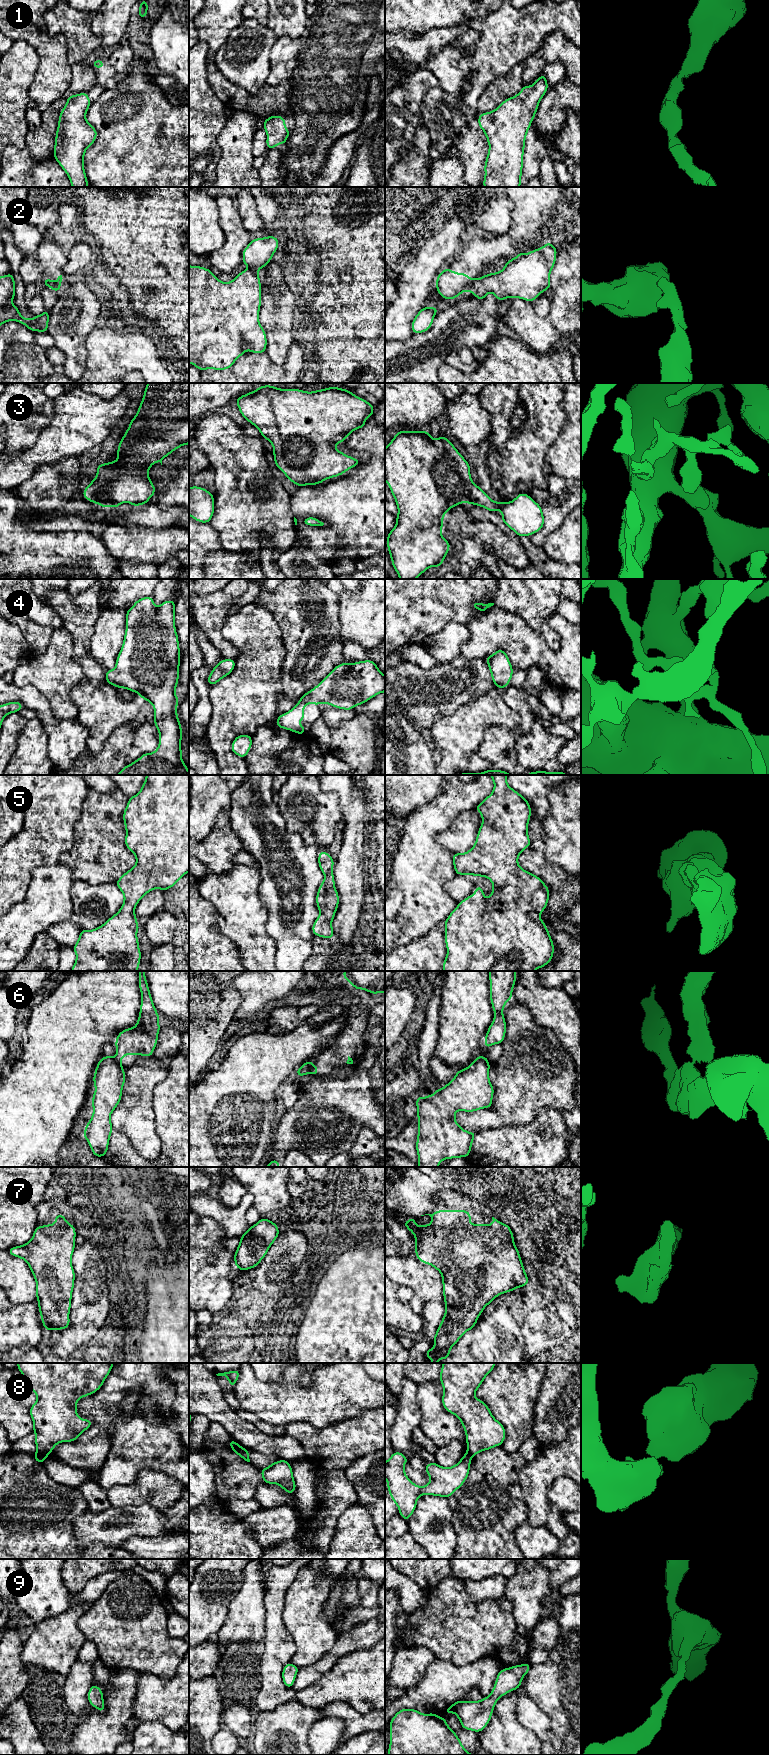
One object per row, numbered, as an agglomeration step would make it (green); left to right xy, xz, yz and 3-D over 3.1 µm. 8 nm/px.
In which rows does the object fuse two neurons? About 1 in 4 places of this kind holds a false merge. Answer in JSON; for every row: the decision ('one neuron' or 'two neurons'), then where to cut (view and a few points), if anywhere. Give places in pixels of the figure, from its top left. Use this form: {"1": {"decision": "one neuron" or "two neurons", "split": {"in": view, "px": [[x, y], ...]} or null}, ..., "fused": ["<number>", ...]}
{"1": {"decision": "one neuron", "split": null}, "2": {"decision": "two neurons", "split": {"in": "xz", "px": [[249, 268], [256, 272]]}}, "3": {"decision": "one neuron", "split": null}, "4": {"decision": "one neuron", "split": null}, "5": {"decision": "one neuron", "split": null}, "6": {"decision": "two neurons", "split": {"in": "xz", "px": [[313, 1064], [310, 1072]]}}, "7": {"decision": "one neuron", "split": null}, "8": {"decision": "two neurons", "split": {"in": "xy", "px": [[36, 1452], [46, 1457]]}}, "9": {"decision": "one neuron", "split": null}, "fused": ["2", "6", "8"]}

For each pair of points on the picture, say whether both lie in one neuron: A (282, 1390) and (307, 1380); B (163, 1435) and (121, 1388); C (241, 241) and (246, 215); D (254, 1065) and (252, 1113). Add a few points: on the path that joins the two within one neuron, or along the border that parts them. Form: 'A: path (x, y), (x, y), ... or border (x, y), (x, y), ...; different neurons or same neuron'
A: border (311, 1373), (312, 1383), (309, 1386), (298, 1384); different neurons
B: path (144, 1435), (135, 1435), (116, 1416), (116, 1407); same neuron
C: border (235, 204), (242, 224), (252, 234); different neurons
D: path (252, 1077), (252, 1101); same neuron

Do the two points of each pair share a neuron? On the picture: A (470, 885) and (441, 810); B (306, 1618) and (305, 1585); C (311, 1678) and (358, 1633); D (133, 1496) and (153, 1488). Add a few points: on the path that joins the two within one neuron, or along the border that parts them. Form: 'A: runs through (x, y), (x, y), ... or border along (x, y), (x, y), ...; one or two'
A: border along (456, 875), (449, 879), (444, 887), (451, 898); two
B: runs through (305, 1610), (305, 1593); one
C: runs through (322, 1666), (346, 1643); one
D: runs through (138, 1492), (148, 1488); one

